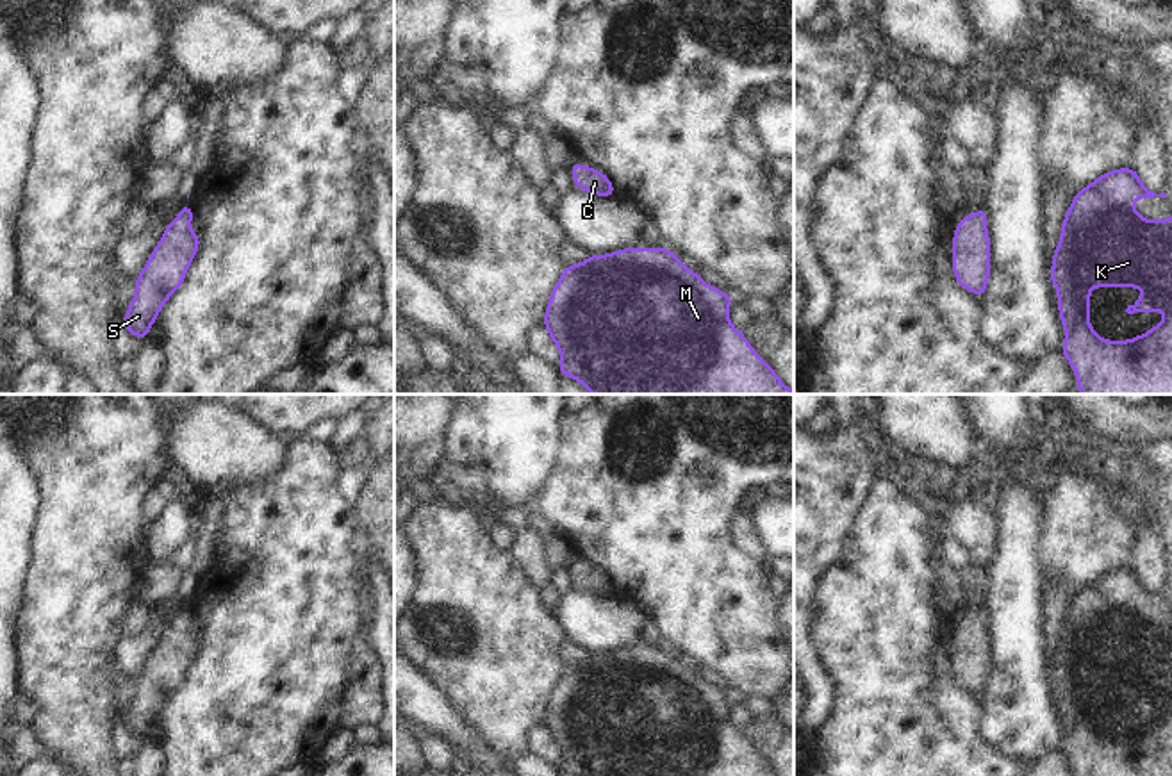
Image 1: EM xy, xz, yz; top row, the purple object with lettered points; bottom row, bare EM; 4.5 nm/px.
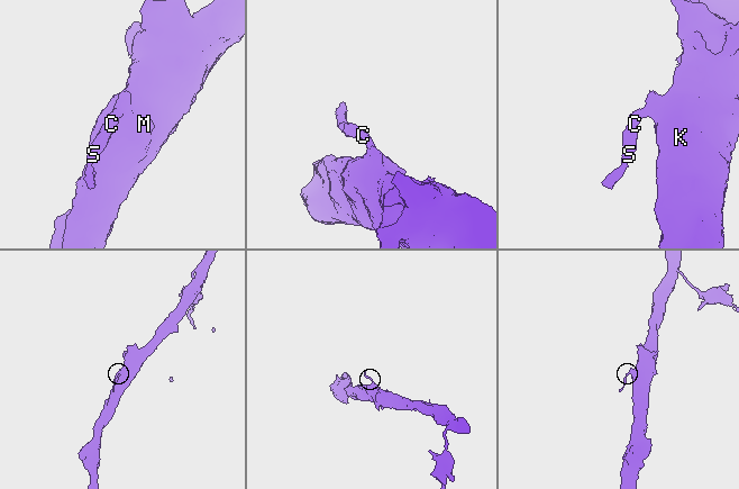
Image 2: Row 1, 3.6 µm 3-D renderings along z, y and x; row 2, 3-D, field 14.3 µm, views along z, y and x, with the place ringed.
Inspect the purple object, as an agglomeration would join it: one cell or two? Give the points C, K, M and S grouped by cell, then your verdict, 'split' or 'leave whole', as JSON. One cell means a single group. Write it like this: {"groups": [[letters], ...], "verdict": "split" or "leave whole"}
{"groups": [["C", "K", "M", "S"]], "verdict": "leave whole"}

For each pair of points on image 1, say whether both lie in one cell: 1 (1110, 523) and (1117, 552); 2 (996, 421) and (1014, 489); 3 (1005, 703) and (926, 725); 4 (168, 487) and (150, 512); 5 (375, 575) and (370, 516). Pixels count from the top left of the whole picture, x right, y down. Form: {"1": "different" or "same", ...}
{"1": "same", "2": "same", "3": "different", "4": "same", "5": "different"}

